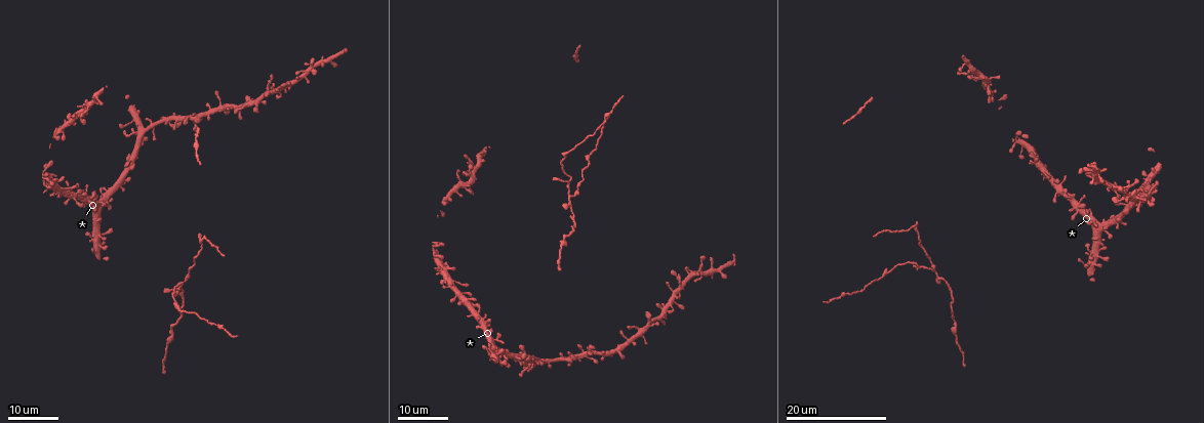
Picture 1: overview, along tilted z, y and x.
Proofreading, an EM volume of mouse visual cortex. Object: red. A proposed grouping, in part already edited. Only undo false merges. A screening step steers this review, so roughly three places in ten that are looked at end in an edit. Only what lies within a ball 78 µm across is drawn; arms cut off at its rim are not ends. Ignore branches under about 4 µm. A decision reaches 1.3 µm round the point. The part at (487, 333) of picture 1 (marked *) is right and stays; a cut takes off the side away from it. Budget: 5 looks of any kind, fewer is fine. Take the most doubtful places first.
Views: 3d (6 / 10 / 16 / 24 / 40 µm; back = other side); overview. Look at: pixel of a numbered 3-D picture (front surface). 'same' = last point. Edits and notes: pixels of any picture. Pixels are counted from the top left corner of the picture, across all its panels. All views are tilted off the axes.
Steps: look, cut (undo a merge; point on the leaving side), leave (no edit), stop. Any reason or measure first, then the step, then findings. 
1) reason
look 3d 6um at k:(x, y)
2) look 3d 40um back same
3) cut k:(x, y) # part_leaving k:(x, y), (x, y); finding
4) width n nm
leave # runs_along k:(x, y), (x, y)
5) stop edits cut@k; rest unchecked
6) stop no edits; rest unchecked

arms part here
look 3d 16um at 1:(572, 196)

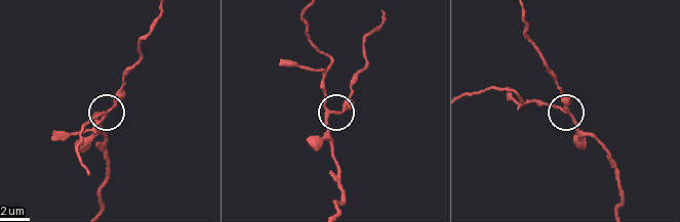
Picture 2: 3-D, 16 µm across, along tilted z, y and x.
closer look
look 3d 10um at 2:(331, 111)

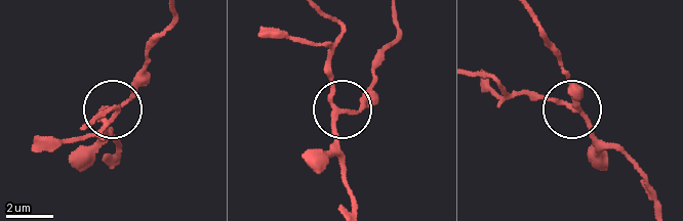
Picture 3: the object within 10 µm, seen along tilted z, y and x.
arms 3
leave # one neuron here

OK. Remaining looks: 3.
look 3d 24um at 1:(173, 331)

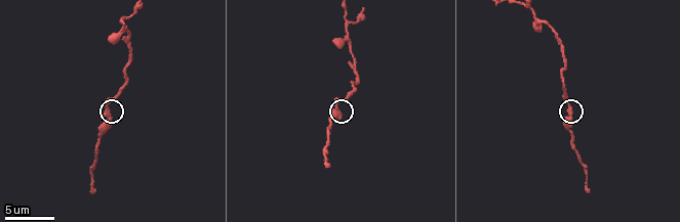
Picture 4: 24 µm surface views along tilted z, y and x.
zoom in
look 3d 6um at 4:(106, 112)

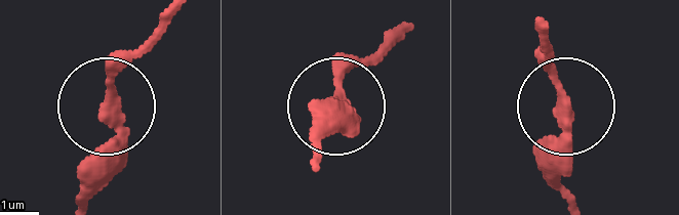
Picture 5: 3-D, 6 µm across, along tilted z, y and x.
leave # one neuron here

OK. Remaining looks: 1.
stop no edits; rest unchecked

